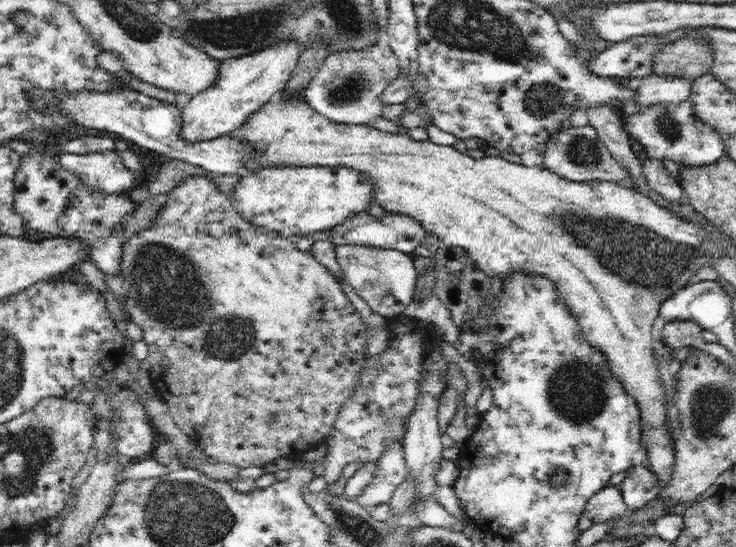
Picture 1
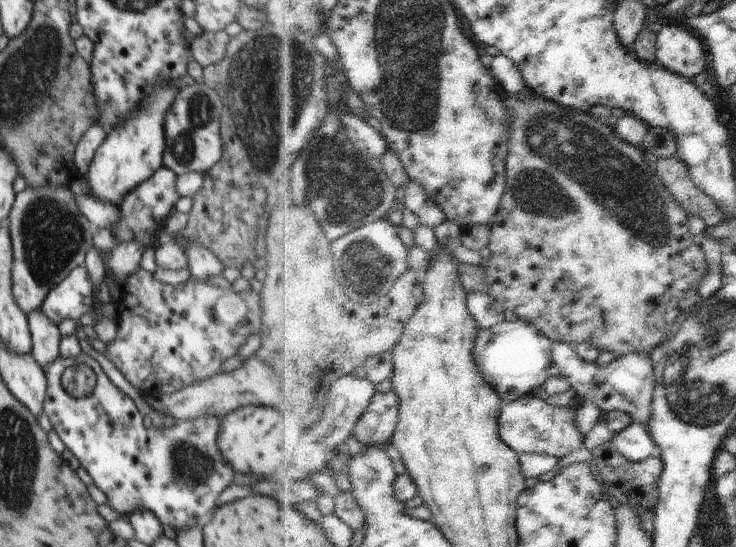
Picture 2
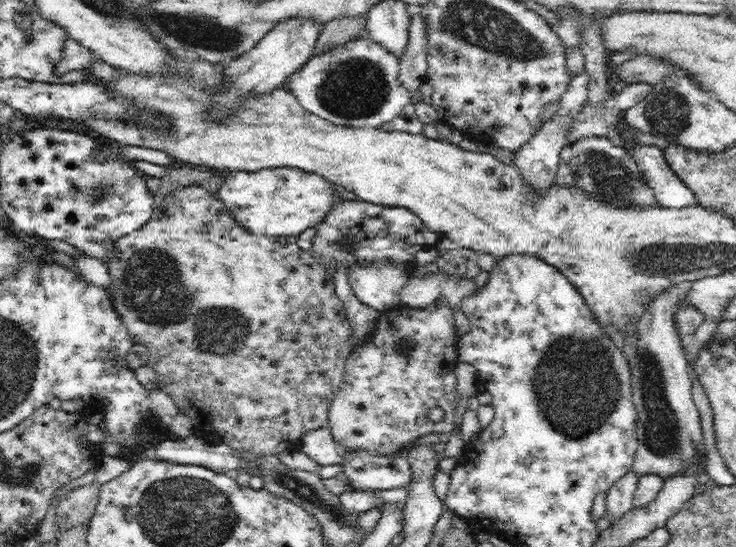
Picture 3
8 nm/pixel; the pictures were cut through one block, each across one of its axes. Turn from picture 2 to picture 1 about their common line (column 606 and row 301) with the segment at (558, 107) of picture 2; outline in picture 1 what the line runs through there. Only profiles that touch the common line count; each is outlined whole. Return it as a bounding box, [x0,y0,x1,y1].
[118,174,368,469]

